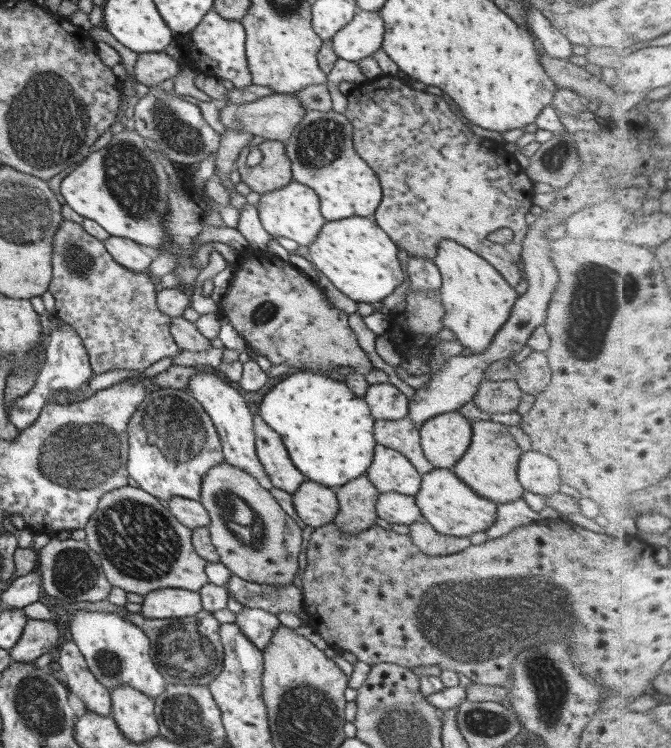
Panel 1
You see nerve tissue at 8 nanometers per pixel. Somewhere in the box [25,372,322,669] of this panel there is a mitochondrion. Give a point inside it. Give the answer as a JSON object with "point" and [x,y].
{"point":[85,452]}

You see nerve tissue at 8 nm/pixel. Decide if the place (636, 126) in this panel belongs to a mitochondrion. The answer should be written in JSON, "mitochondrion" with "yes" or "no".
{"mitochondrion":"no"}

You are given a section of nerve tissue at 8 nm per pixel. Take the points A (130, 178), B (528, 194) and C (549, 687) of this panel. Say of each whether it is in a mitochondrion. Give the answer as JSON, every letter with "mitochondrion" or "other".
{"A":"mitochondrion","B":"other","C":"mitochondrion"}

